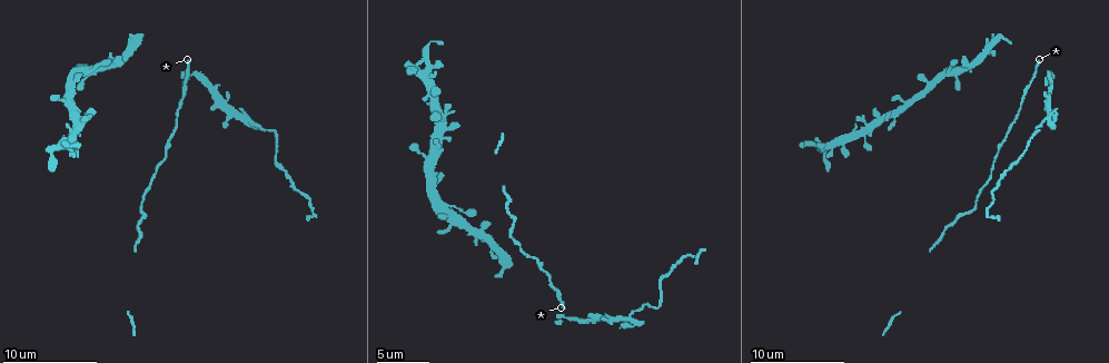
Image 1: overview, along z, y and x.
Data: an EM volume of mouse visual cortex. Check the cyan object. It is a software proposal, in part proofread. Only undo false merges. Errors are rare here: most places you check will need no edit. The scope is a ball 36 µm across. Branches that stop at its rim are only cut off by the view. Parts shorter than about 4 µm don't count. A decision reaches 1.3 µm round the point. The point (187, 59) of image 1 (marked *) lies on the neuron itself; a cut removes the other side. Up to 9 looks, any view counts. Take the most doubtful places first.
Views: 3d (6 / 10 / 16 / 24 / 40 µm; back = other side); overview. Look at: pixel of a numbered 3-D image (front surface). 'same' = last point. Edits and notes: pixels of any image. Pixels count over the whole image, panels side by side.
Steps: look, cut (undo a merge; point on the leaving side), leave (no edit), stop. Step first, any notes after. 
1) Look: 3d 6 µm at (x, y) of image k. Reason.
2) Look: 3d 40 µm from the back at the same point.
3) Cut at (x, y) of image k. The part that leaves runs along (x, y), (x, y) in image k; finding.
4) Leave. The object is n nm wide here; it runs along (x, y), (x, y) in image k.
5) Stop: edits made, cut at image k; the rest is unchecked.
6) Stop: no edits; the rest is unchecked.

Look: 3d 10 µm at (511, 236) of image 1. Thin neck.

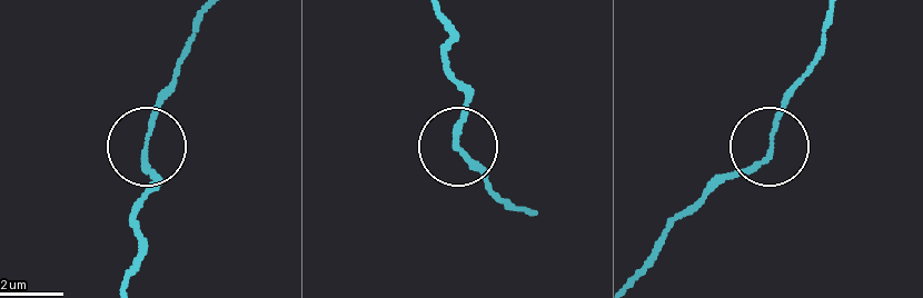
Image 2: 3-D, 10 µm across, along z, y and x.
Look: 3d 10 µm from the back at (147, 143) of image 2.

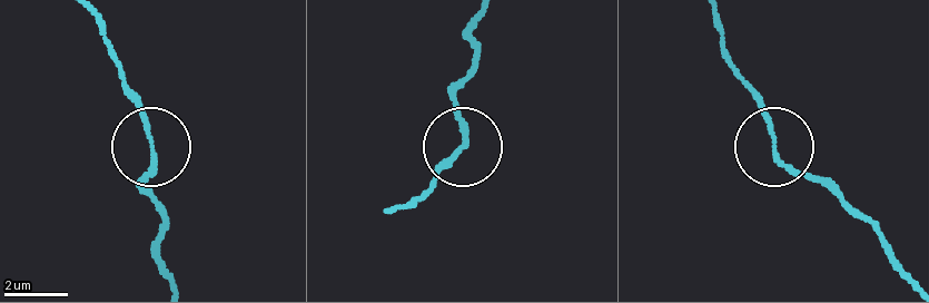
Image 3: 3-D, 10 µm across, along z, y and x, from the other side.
Leave. It runs along (389, 211), (408, 206), (461, 153), (453, 91) in image 3; continuous, no second neuron.

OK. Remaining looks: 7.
Look: 3d 6 µm at (557, 288) of image 1. Sudden change in width.

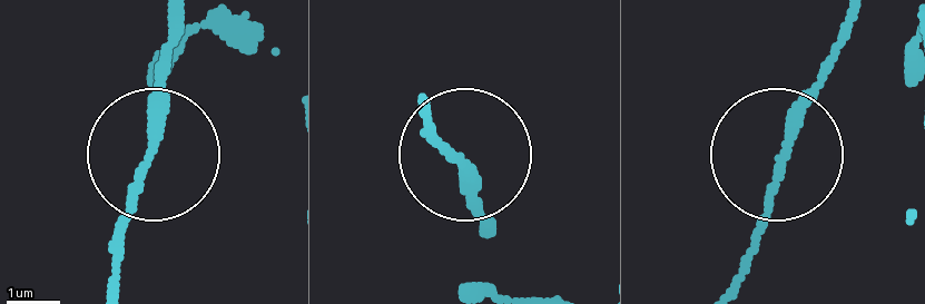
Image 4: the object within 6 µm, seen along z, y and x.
Look: 3d 6 µm from the back at (144, 167) of image 4. Other side.

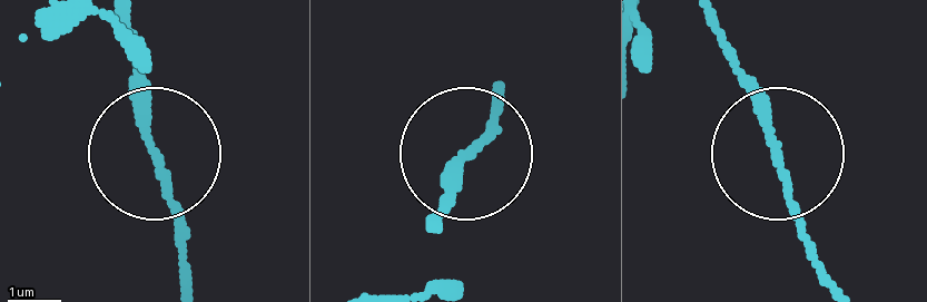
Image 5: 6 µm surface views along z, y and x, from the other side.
Leave. All the same neuron.

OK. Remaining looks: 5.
Look: 3d 16 µm at (508, 197) of image 1.

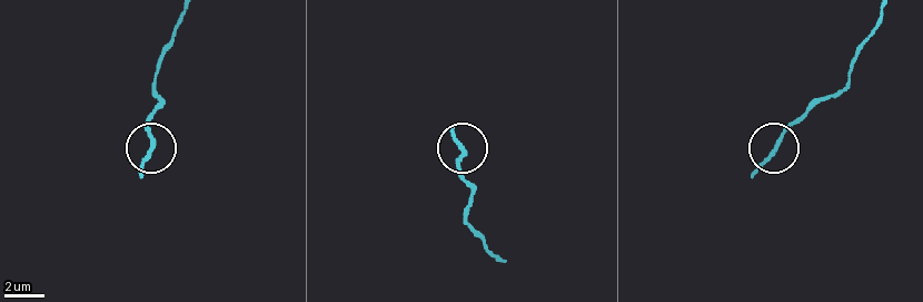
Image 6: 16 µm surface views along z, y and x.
Look: 3d 16 µm from the back at (463, 151) of image 6.

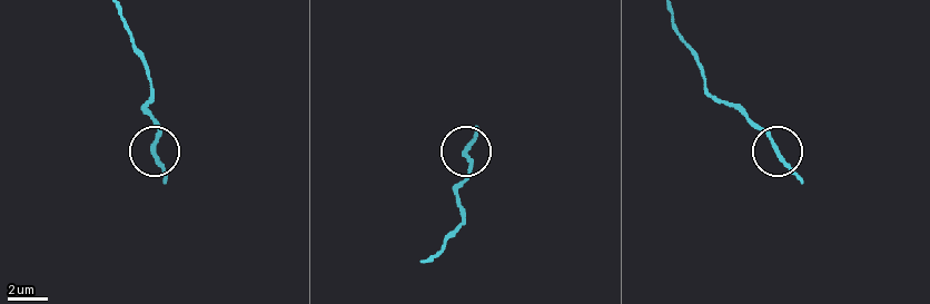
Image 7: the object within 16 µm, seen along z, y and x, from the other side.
Leave. The object is 190 nm wide here; it runs along (673, 18), (711, 92), (741, 107), (774, 150) in image 7; continuous, no second neuron.

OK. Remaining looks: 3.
Look: 3d 16 µm at (166, 153) of image 1. Thick turns thin.

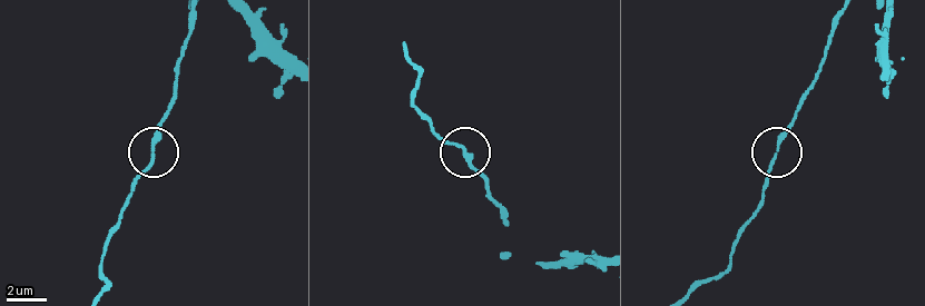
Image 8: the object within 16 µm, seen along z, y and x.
Leave. The object is 160 nm wide here; continuous, no second neuron.

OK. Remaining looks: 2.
Stop: no edits; the rest is unchecked.

